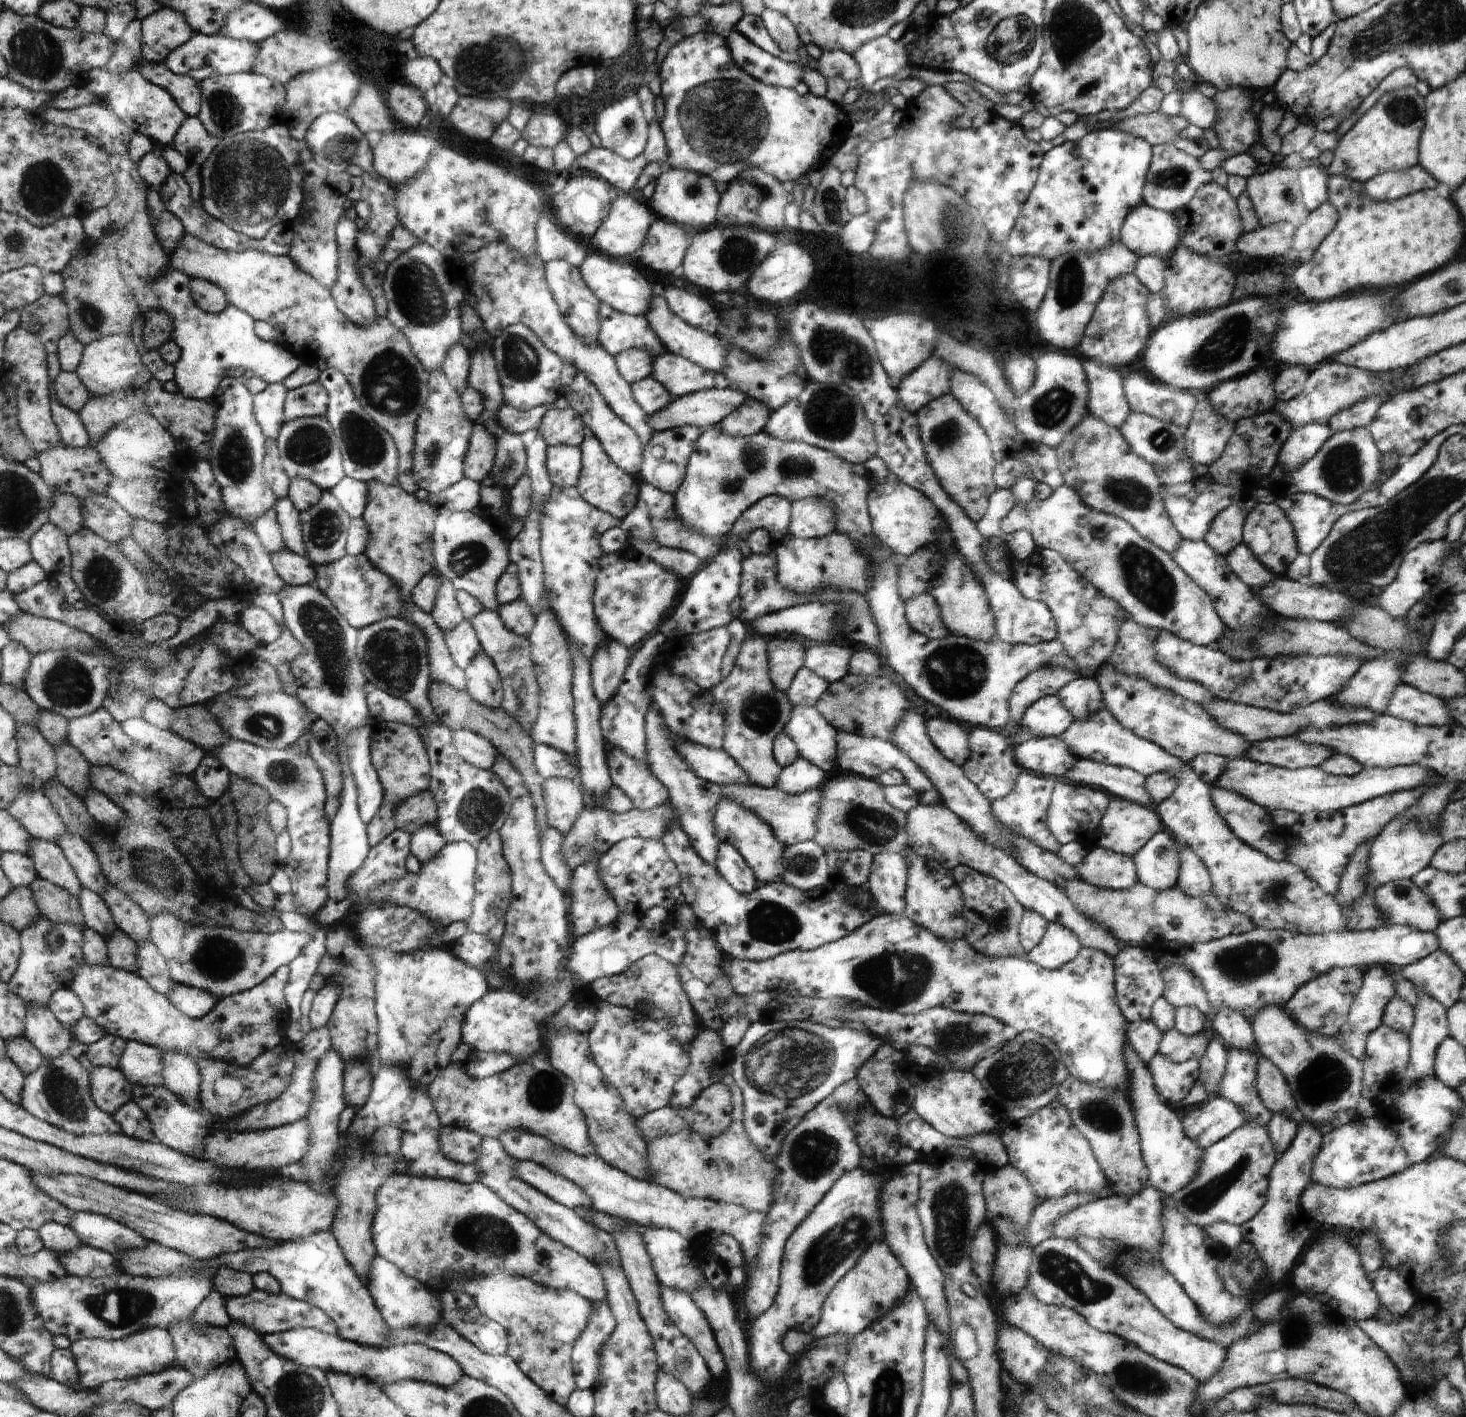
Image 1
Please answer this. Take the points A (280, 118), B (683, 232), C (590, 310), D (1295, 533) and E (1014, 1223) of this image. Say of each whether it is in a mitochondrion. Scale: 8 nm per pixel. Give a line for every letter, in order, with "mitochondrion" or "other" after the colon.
A: other
B: other
C: other
D: other
E: mitochondrion

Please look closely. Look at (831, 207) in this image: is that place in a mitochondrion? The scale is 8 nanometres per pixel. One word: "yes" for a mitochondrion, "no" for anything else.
yes

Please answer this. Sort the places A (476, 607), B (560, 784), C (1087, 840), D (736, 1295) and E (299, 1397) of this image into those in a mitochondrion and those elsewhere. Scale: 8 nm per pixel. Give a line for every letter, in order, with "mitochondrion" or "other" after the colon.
A: other
B: other
C: other
D: other
E: mitochondrion

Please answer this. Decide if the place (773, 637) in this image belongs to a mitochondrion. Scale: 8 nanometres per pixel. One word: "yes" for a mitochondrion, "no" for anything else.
no

